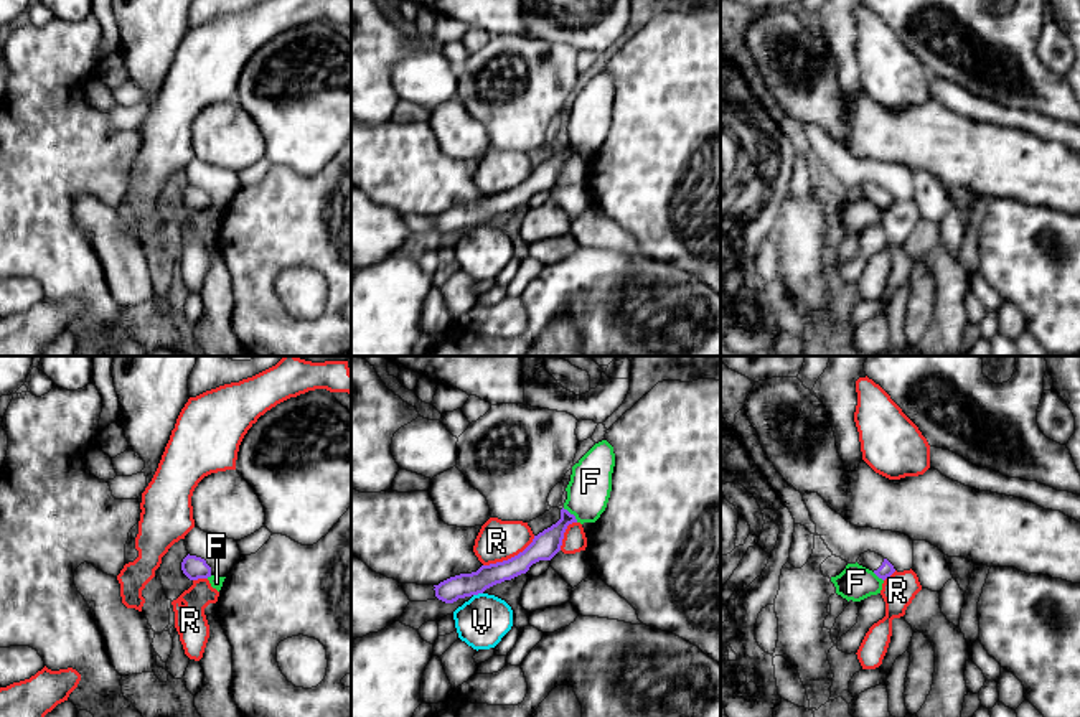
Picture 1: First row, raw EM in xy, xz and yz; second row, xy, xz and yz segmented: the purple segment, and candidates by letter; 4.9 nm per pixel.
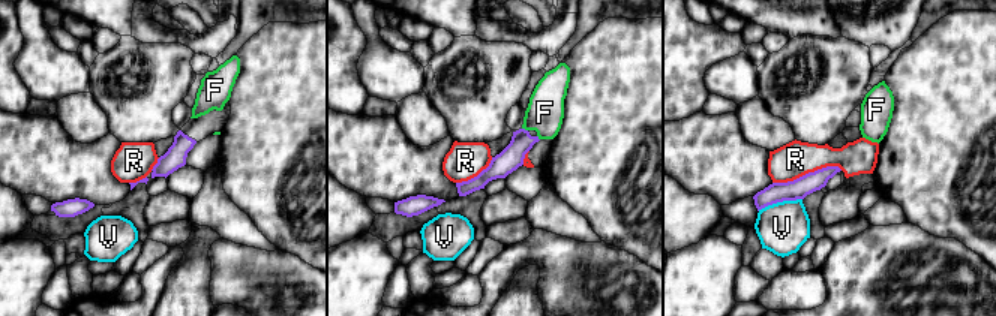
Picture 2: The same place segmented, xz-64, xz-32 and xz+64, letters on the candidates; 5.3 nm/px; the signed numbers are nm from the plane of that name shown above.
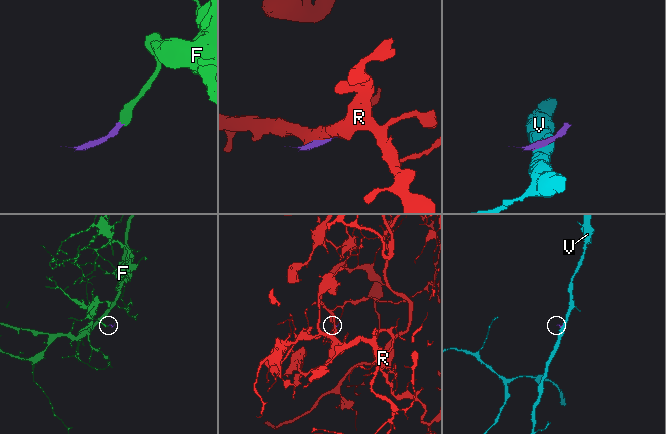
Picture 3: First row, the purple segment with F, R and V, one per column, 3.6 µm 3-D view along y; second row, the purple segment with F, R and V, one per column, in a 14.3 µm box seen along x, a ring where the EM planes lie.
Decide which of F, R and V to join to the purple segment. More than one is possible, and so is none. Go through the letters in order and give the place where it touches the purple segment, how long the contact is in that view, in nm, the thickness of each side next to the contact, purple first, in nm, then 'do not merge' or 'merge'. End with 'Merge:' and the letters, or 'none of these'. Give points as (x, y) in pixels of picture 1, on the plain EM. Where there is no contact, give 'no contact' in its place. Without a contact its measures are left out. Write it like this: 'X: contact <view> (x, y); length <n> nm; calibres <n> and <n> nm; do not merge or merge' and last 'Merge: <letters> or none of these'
F: contact xz (569, 144); length 100 nm; calibres 140 and 200 nm; do not merge
R: contact xz (511, 188); length 300 nm; calibres 140 and 200 nm; do not merge
V: contact xz (477, 224); length 50 nm; calibres 120 and 240 nm; do not merge
Merge: none of these

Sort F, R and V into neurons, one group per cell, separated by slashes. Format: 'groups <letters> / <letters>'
groups F / R / V

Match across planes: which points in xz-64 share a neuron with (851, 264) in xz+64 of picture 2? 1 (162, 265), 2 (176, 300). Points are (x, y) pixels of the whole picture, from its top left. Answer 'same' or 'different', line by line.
1: same
2: different

